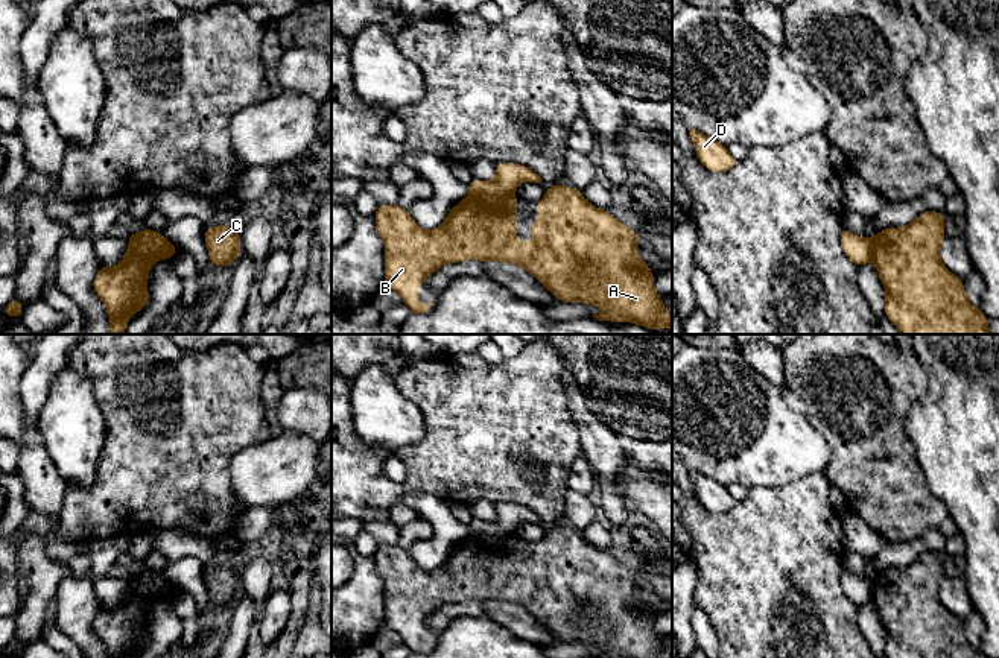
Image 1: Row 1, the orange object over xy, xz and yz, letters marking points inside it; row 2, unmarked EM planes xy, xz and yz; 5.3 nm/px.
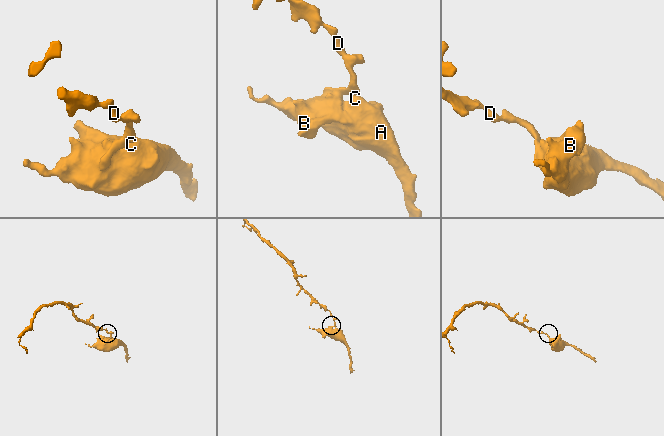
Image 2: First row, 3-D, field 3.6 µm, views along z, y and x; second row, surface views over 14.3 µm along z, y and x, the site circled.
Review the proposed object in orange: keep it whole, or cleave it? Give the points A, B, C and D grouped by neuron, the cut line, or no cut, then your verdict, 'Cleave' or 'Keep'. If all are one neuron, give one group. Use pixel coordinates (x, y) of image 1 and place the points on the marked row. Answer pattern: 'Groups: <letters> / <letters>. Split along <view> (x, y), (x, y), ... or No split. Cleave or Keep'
Groups: A B C / D. Split along xz (470, 192), (513, 193). Cleave

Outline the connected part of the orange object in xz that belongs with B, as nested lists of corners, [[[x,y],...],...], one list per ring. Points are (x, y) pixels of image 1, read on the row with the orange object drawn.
[[[549,185],[546,195],[538,205],[538,219],[532,222],[531,229],[535,236],[532,242],[525,240],[517,243],[517,196],[514,193],[488,195],[470,193],[459,204],[450,208],[442,225],[436,229],[421,229],[411,217],[406,208],[398,204],[379,204],[374,220],[377,233],[385,242],[385,286],[395,290],[404,305],[412,313],[426,313],[429,304],[420,304],[417,290],[423,281],[427,280],[438,267],[446,263],[461,263],[464,260],[479,261],[502,261],[525,267],[535,277],[547,290],[550,290],[561,302],[585,302],[599,305],[604,313],[593,318],[604,322],[633,322],[646,327],[655,333],[661,327],[672,328],[672,318],[668,307],[660,301],[661,295],[654,290],[654,274],[649,270],[642,258],[636,255],[636,246],[640,237],[631,228],[619,222],[605,210],[599,210],[588,204],[582,193],[575,187]]]

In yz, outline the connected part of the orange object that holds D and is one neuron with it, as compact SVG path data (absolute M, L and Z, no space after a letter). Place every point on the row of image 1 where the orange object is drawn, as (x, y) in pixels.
M690 128L689 135L695 144L698 160L709 172L728 172L739 163L725 144Z

